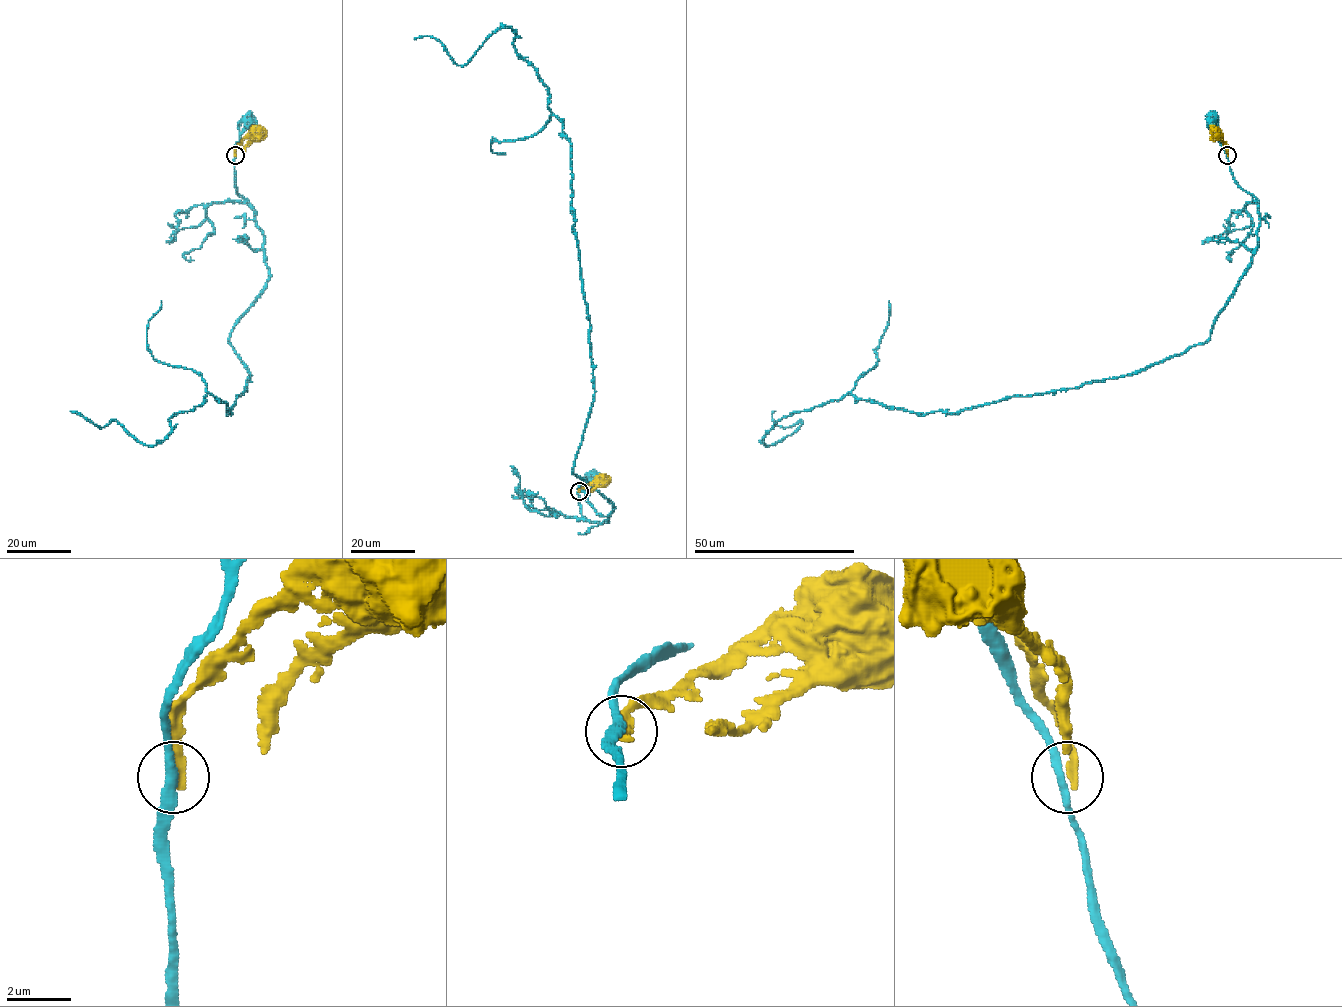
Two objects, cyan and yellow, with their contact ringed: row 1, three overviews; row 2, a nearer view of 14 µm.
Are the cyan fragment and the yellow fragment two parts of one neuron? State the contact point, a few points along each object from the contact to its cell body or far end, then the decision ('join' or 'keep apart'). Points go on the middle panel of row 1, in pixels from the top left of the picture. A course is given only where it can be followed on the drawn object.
at (579, 491); cyan runs (578, 490), (578, 487), (588, 482), (592, 475); yellow runs (578, 491), (599, 481); keep apart

